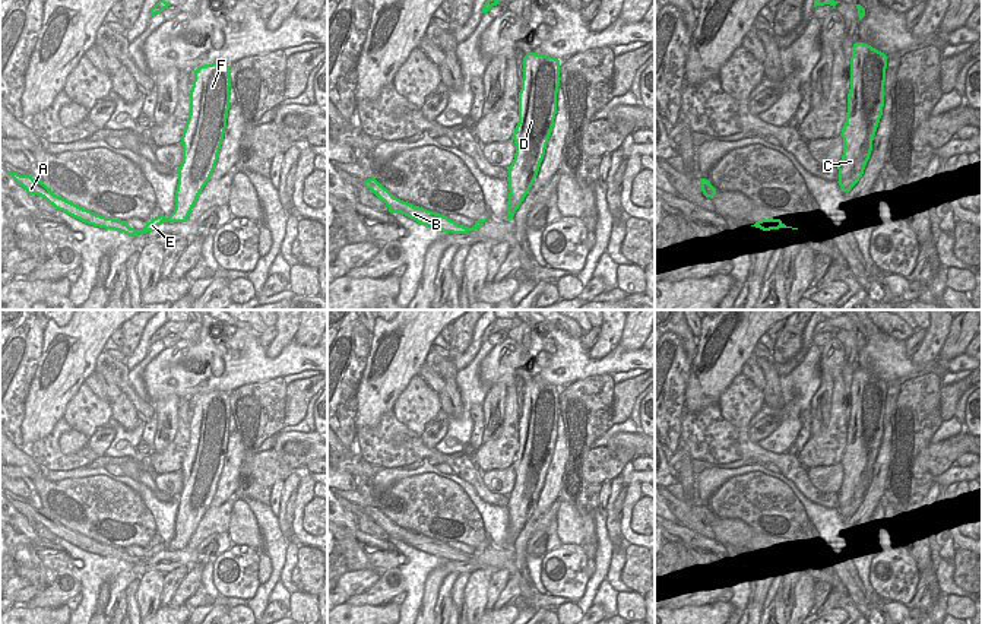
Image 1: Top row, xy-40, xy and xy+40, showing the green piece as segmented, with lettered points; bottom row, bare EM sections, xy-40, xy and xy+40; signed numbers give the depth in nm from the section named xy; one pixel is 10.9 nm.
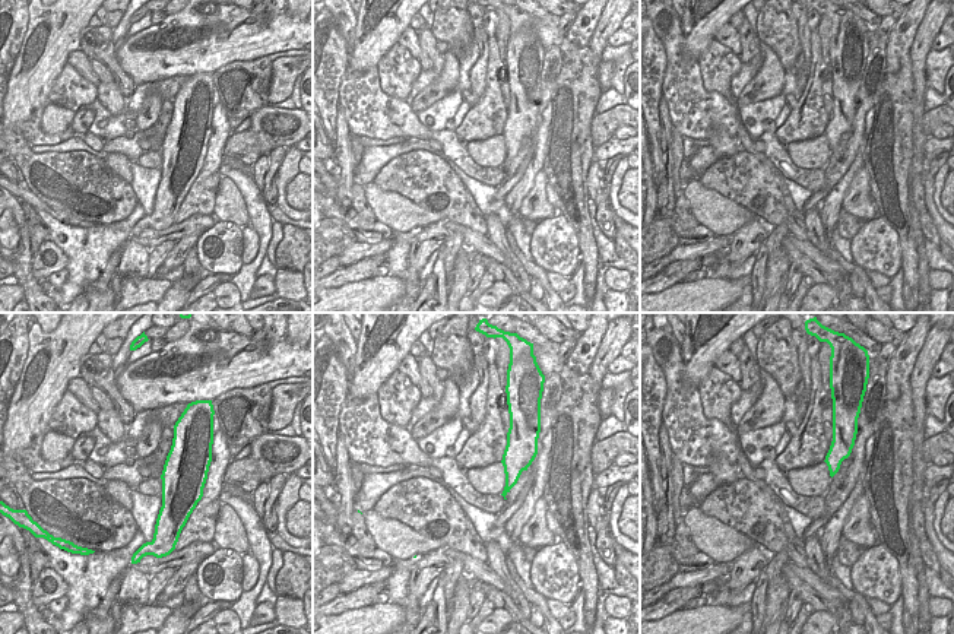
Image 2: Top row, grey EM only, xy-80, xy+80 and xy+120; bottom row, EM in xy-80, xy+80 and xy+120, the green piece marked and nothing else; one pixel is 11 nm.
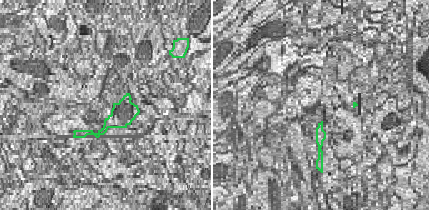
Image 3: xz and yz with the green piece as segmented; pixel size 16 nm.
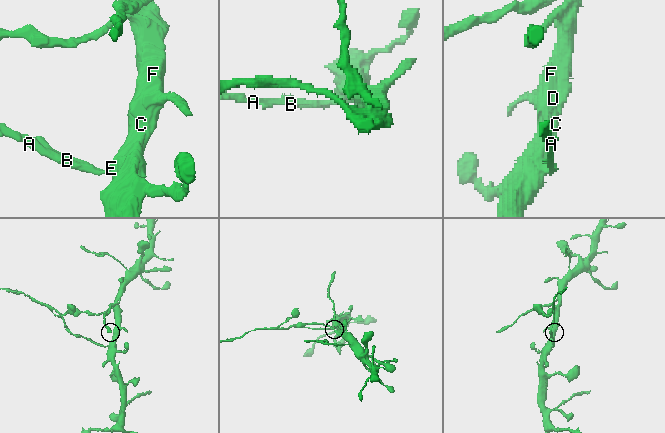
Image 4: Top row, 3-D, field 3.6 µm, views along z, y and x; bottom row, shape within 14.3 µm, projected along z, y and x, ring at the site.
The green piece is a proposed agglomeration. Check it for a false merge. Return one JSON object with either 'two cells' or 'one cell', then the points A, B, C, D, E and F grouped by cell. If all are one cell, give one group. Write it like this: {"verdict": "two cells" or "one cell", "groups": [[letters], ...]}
{"verdict": "two cells", "groups": [["A", "B"], ["C", "D", "E", "F"]]}

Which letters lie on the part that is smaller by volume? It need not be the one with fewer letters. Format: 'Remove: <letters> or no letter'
Remove: A, B.

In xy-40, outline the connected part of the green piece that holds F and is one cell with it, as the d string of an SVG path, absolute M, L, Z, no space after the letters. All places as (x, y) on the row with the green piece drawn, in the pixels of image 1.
M212 63L197 67L194 72L194 80L190 91L190 114L181 136L183 145L183 162L177 168L178 184L175 190L175 209L165 218L159 215L151 222L146 222L145 231L151 232L162 222L186 222L197 197L215 170L218 153L224 140L227 129L227 118L229 110L229 66L221 63Z

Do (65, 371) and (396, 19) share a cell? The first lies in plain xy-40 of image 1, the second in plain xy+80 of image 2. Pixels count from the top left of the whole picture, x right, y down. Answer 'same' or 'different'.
same

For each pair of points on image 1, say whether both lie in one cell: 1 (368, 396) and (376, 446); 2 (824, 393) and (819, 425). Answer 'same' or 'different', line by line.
1: different
2: same

